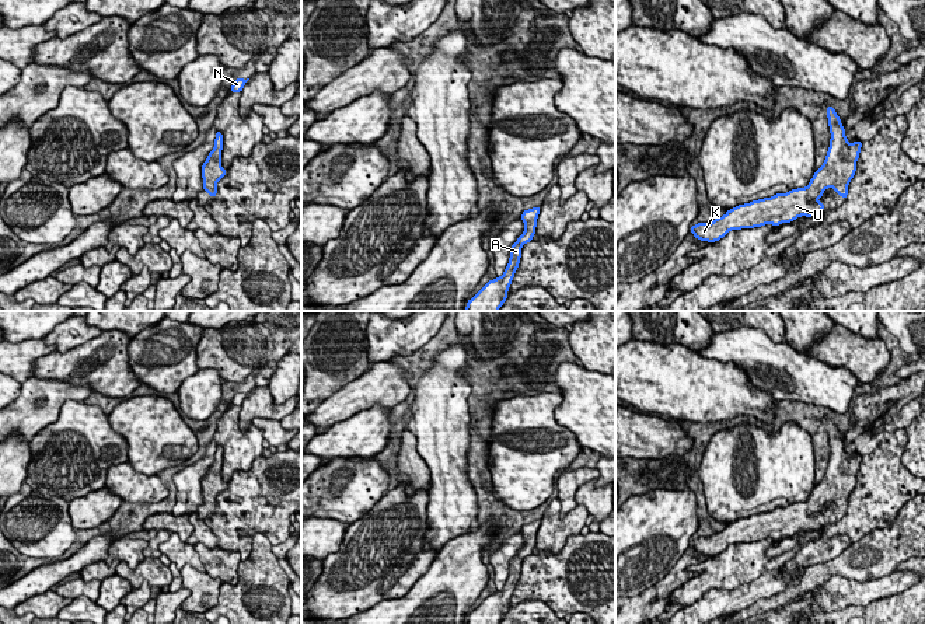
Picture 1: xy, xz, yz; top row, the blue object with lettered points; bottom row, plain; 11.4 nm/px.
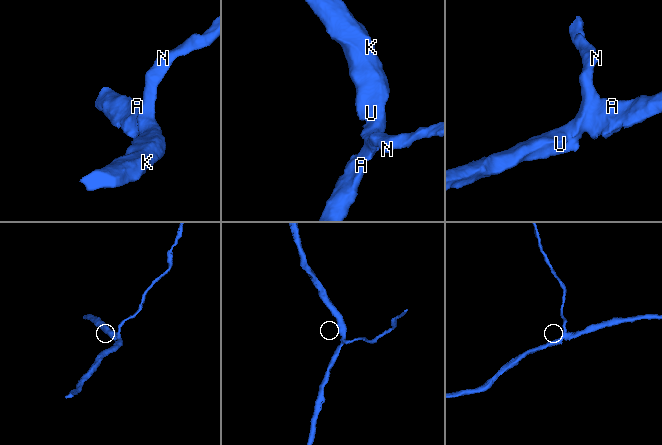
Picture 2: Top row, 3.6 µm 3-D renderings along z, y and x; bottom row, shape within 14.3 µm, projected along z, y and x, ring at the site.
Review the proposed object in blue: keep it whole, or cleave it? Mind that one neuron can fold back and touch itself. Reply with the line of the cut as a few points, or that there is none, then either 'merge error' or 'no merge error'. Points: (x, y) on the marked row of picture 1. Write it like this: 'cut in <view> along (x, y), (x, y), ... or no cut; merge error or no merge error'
no cut; no merge error

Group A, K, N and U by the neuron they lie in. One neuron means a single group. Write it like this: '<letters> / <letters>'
A K N U

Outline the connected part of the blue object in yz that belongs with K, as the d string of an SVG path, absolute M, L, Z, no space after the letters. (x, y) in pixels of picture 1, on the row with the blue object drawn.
M832 105L827 107L827 118L831 133L830 147L825 161L806 188L739 205L711 223L691 226L690 231L694 237L699 241L715 242L730 230L754 228L765 224L779 226L800 216L821 216L824 203L817 199L827 188L834 188L841 198L847 199L848 184L855 175L862 142L856 140L852 144L848 142L845 128Z

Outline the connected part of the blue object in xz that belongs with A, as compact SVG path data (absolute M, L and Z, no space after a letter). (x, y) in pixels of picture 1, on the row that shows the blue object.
M537 206L521 213L524 231L510 247L510 258L503 275L489 280L471 300L468 300L465 311L498 311L503 305L520 263L521 248L526 242L533 241L533 235L535 234L540 210L541 206Z

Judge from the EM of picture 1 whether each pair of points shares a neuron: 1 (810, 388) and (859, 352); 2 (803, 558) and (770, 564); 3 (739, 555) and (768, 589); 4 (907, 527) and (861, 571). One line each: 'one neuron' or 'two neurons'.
1: two neurons
2: two neurons
3: two neurons
4: one neuron

